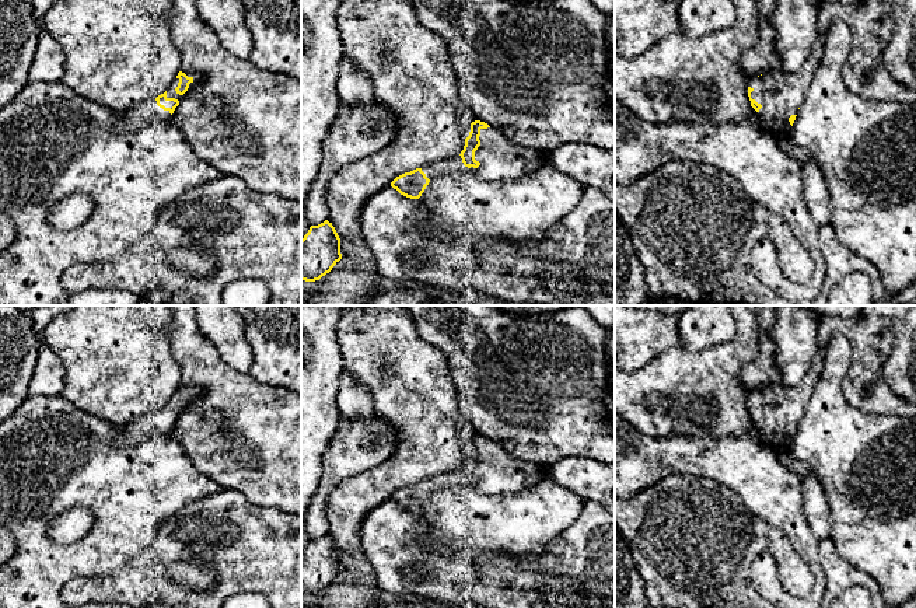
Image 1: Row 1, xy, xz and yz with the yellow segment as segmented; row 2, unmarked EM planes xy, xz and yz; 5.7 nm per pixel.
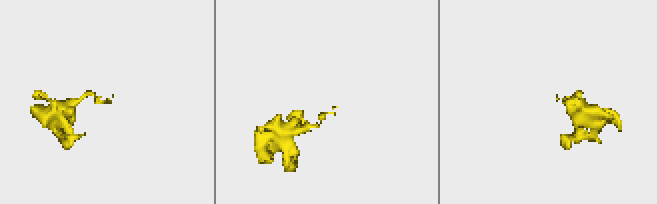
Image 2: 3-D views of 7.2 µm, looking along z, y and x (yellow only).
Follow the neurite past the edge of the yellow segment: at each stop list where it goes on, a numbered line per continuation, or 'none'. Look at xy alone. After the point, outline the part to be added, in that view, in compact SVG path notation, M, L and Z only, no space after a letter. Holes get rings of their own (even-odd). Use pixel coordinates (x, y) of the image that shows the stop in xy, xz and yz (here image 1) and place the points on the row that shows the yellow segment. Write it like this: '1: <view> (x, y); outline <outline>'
1: xy (147, 112); outline M151 98L122 113L116 127L118 130L139 130L155 122L167 122L171 119L172 115L169 111L160 108L155 98Z

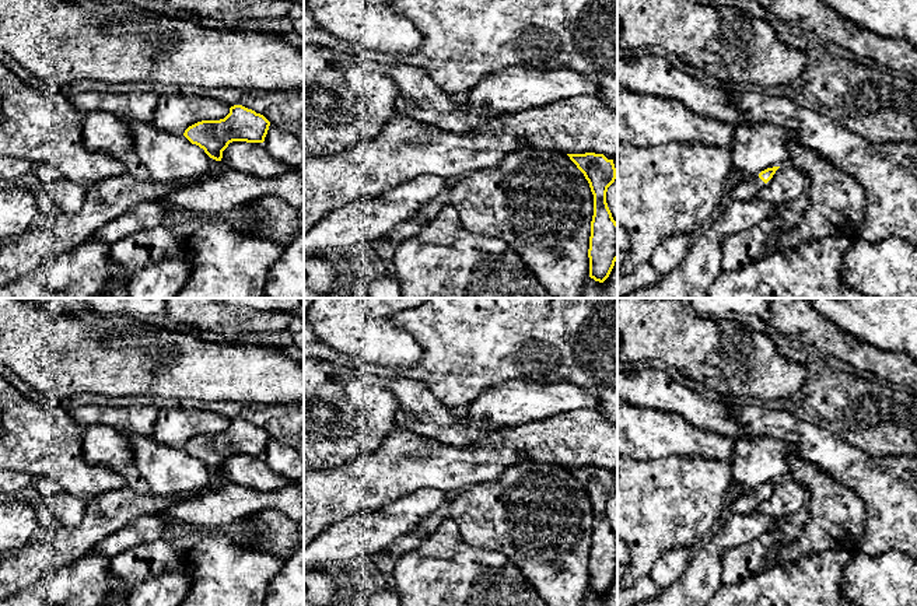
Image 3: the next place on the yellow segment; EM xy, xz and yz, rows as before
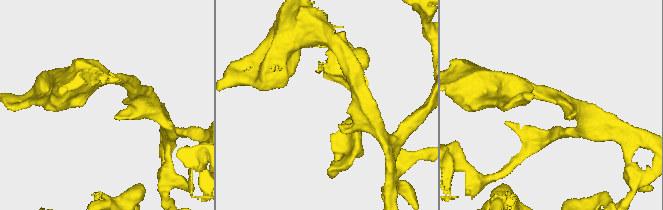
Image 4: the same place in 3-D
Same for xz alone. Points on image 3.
none

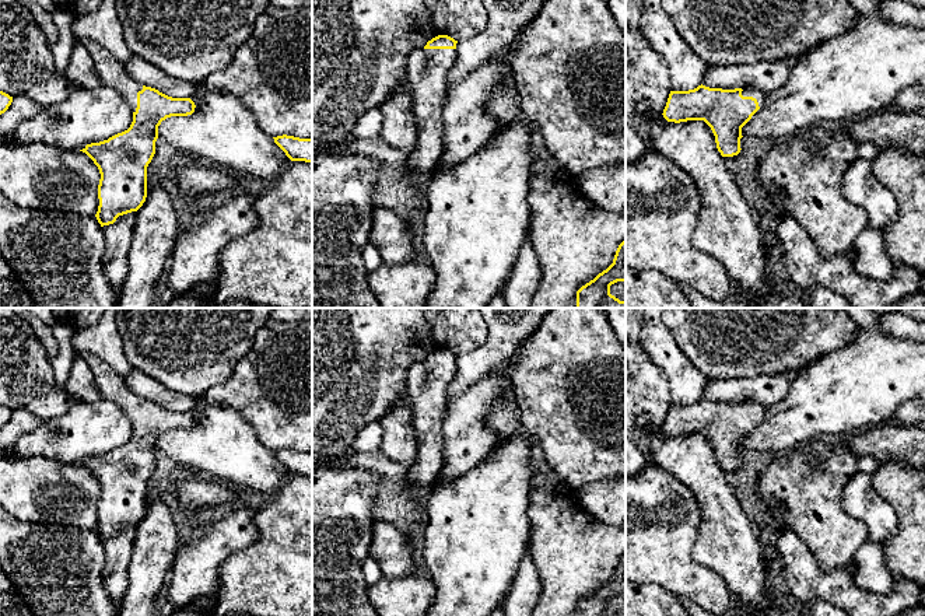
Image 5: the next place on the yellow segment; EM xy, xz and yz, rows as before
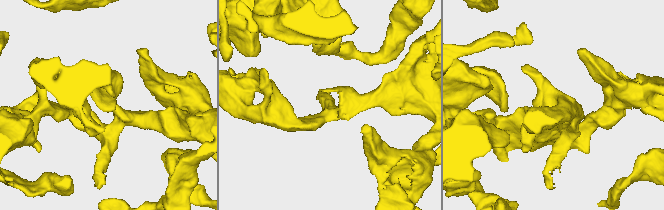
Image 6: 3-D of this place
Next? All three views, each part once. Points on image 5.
1: xz (427, 69); outline M423 48L407 56L417 146L406 157L406 168L421 181L434 169L444 151L442 109L451 90L448 73L455 60L456 49Z

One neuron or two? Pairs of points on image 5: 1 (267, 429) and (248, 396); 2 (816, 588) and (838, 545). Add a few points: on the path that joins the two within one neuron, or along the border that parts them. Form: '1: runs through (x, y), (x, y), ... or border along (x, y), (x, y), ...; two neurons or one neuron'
1: runs through (267, 420), (267, 416), (256, 405); one neuron
2: border along (805, 545), (823, 570), (847, 567), (852, 563); two neurons

